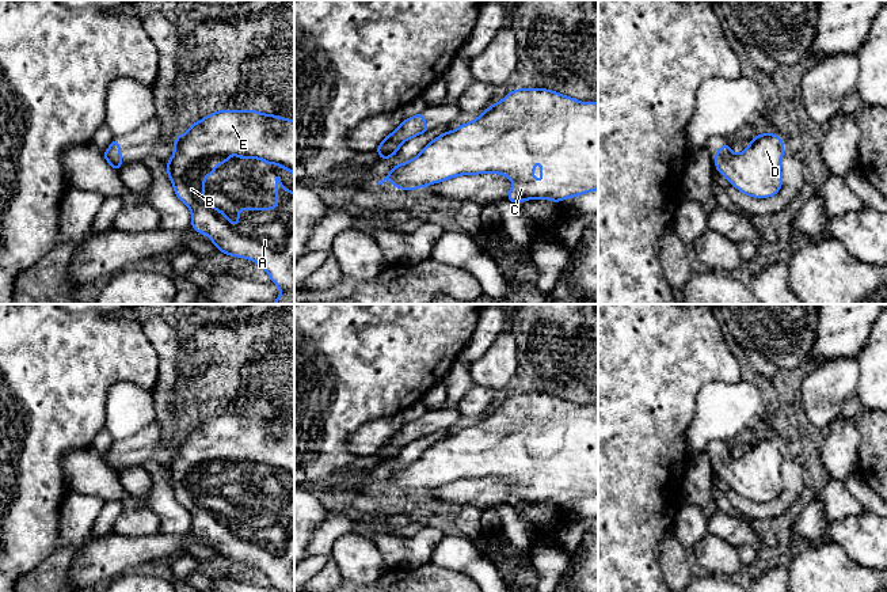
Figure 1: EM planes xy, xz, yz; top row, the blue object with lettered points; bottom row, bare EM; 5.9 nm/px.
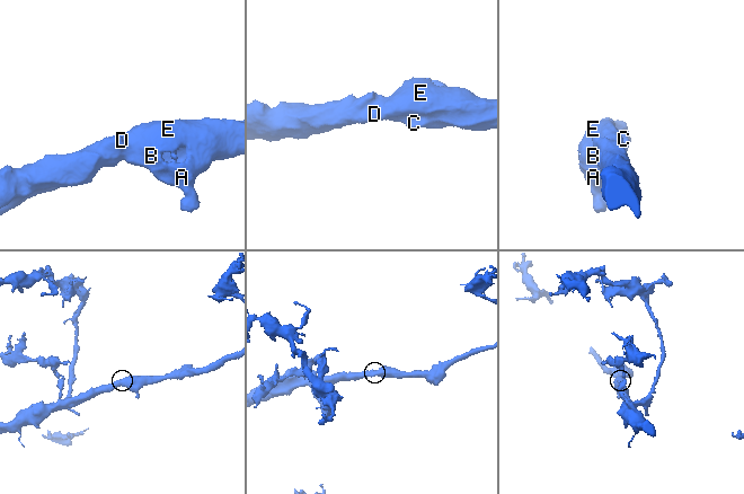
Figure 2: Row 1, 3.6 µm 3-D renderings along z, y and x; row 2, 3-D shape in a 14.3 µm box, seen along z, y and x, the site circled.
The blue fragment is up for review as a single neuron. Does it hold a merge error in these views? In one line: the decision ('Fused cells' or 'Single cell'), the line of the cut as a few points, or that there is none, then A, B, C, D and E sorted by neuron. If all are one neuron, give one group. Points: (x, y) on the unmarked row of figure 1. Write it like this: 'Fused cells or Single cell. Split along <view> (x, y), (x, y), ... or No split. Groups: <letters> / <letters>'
Single cell. No split. Groups: A B C D E

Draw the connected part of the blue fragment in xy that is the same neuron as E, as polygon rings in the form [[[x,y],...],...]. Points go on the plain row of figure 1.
[[[220,414],[198,426],[190,429],[189,434],[178,439],[174,445],[174,459],[165,468],[170,485],[176,501],[191,515],[191,532],[208,539],[218,555],[229,561],[240,561],[256,566],[270,580],[278,592],[294,592],[294,496],[288,496],[275,481],[275,511],[274,512],[239,512],[237,532],[232,532],[232,524],[205,505],[205,482],[216,477],[217,468],[225,468],[232,459],[239,463],[260,463],[266,468],[278,468],[294,479],[294,424],[286,424],[274,418],[263,418],[255,414]]]

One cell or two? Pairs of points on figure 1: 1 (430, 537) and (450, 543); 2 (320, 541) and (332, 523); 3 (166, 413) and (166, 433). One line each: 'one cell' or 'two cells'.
1: two cells
2: one cell
3: one cell

